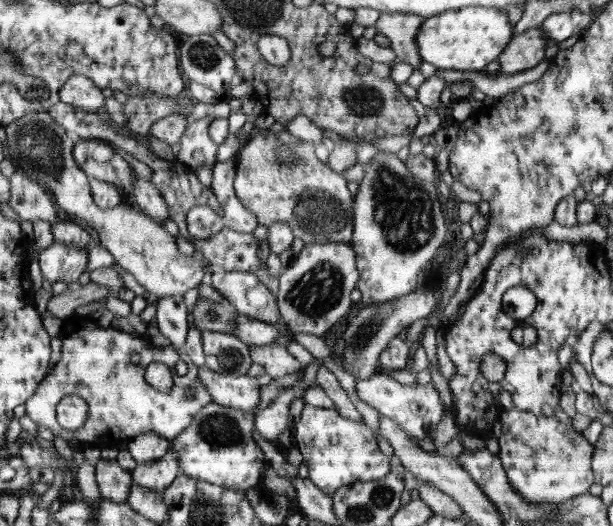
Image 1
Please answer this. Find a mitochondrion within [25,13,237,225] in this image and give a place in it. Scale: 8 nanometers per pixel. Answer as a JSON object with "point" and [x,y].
{"point":[203,56]}

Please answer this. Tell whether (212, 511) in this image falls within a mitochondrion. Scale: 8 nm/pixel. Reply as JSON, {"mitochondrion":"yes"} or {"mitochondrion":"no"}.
{"mitochondrion":"yes"}

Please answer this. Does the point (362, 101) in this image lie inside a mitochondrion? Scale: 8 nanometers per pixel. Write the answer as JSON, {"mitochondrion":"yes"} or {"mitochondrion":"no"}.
{"mitochondrion":"yes"}

